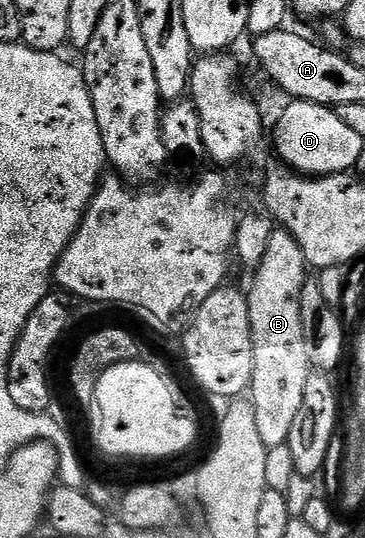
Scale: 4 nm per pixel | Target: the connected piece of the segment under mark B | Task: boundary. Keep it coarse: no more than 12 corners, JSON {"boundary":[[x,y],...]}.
{"boundary":[[286,230],[246,293],[249,399],[267,449],[286,444],[313,375],[301,330],[309,265]]}

